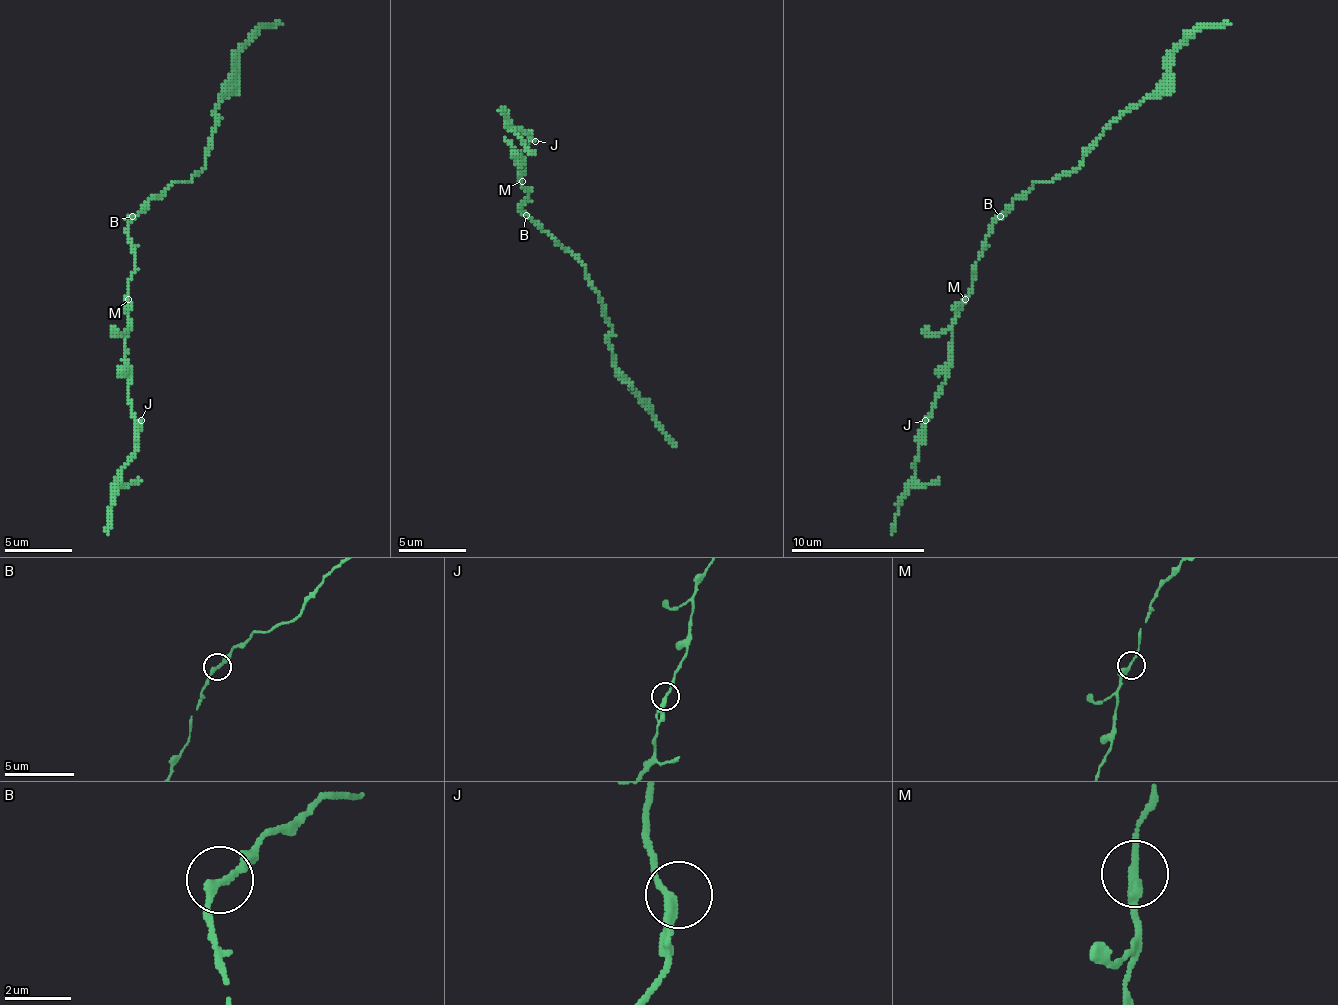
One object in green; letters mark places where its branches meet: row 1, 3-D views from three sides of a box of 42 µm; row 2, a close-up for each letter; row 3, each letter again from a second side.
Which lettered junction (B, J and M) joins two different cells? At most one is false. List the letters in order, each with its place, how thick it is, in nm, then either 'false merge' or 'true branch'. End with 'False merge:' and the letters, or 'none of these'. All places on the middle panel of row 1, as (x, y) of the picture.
B: at (526, 215); 220 nm thick; true branch
J: at (535, 141); 220 nm thick; true branch
M: at (522, 181); 240 nm thick; true branch
False merge: none of these

